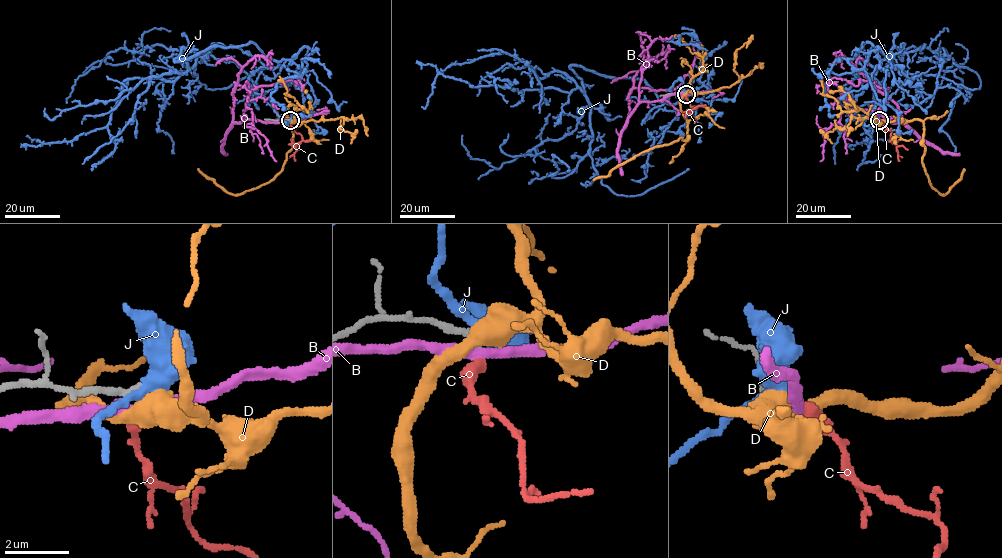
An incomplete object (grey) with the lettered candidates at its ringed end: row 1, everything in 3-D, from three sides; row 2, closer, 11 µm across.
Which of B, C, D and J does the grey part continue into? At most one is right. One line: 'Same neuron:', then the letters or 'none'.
Same neuron: C

